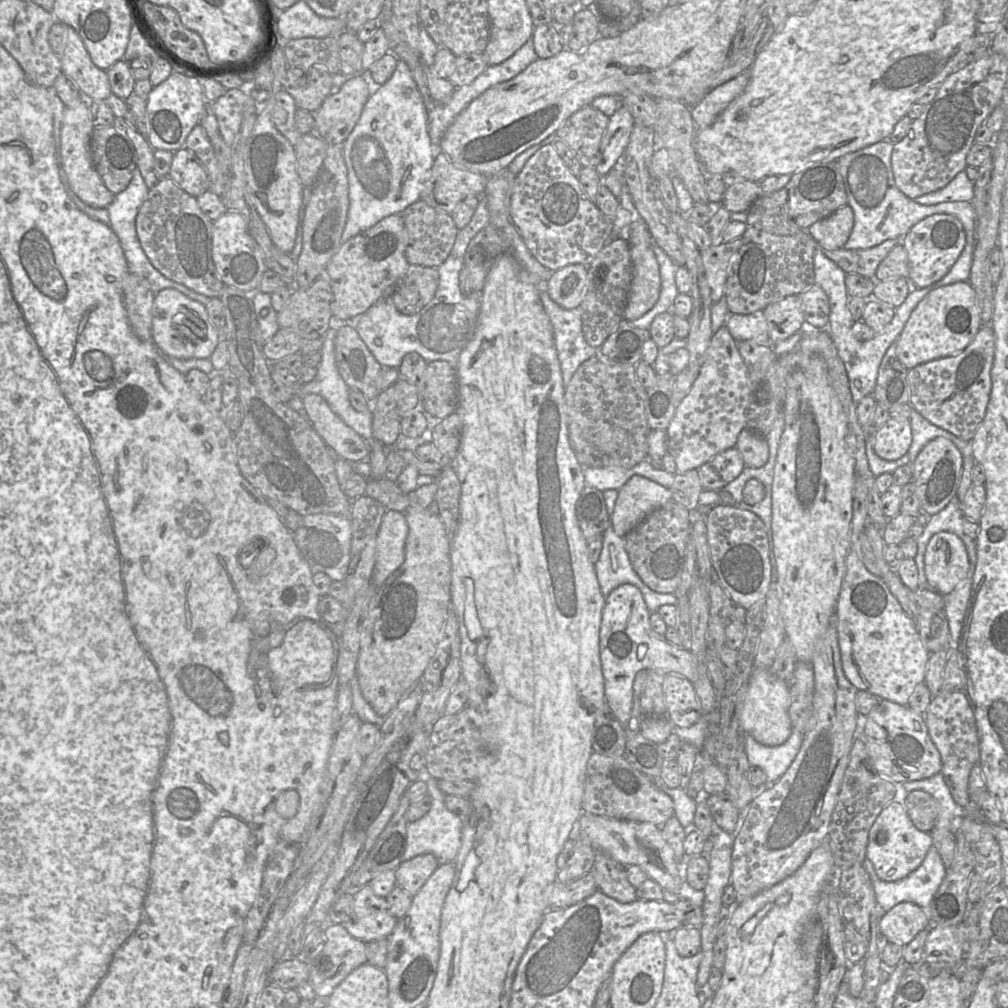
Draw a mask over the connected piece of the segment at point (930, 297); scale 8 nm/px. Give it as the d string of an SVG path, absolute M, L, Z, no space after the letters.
M961 281L932 290L911 313L896 340L899 361L908 370L925 362L963 351L983 326L974 289Z

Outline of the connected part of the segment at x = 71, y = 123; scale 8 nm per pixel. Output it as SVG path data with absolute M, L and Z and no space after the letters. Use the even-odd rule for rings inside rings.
M81 100L77 105L65 106L59 136L59 165L65 181L76 196L91 207L107 208L115 195L104 185L91 158L90 141L94 128L90 100Z

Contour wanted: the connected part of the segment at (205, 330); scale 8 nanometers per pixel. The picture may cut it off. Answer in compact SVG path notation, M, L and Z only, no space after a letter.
M170 288L155 293L151 339L162 354L179 359L210 358L220 338L204 305Z

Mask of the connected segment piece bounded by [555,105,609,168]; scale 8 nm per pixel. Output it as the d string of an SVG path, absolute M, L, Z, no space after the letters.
M586 105L567 118L555 131L572 149L582 167L596 167L602 139L609 122L604 113Z

